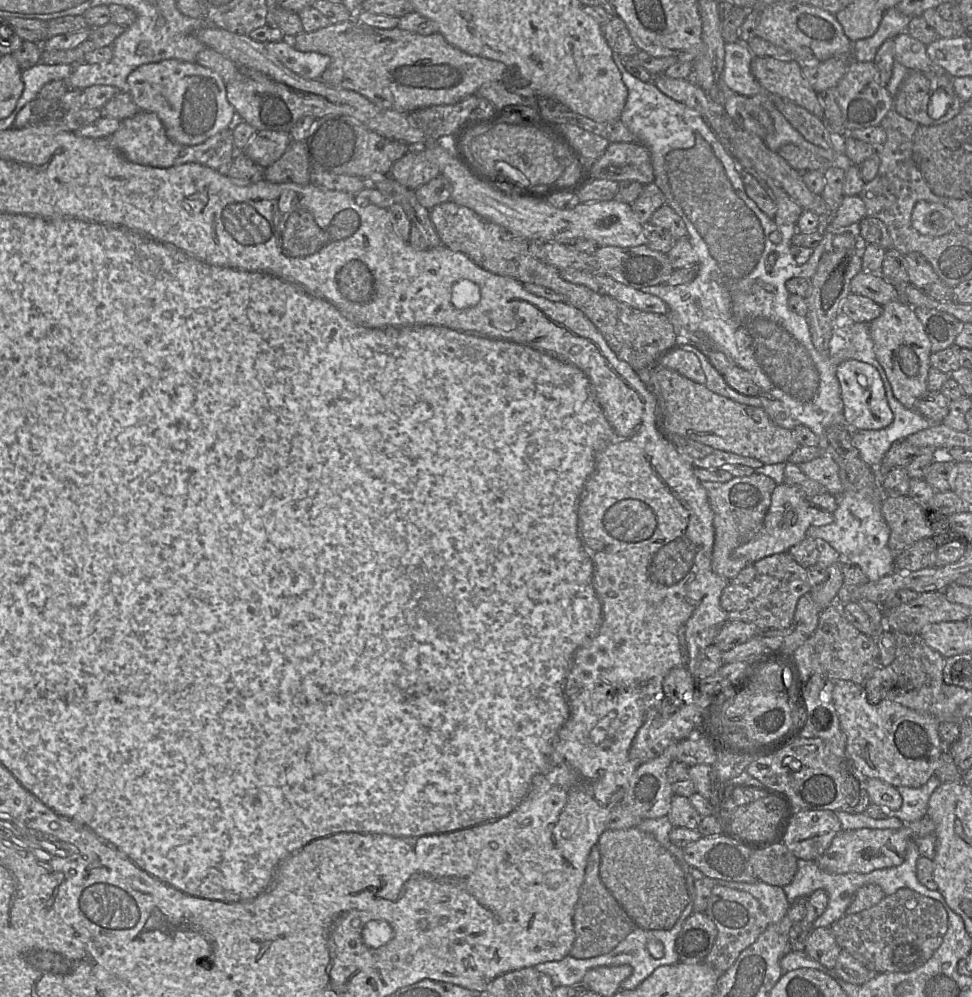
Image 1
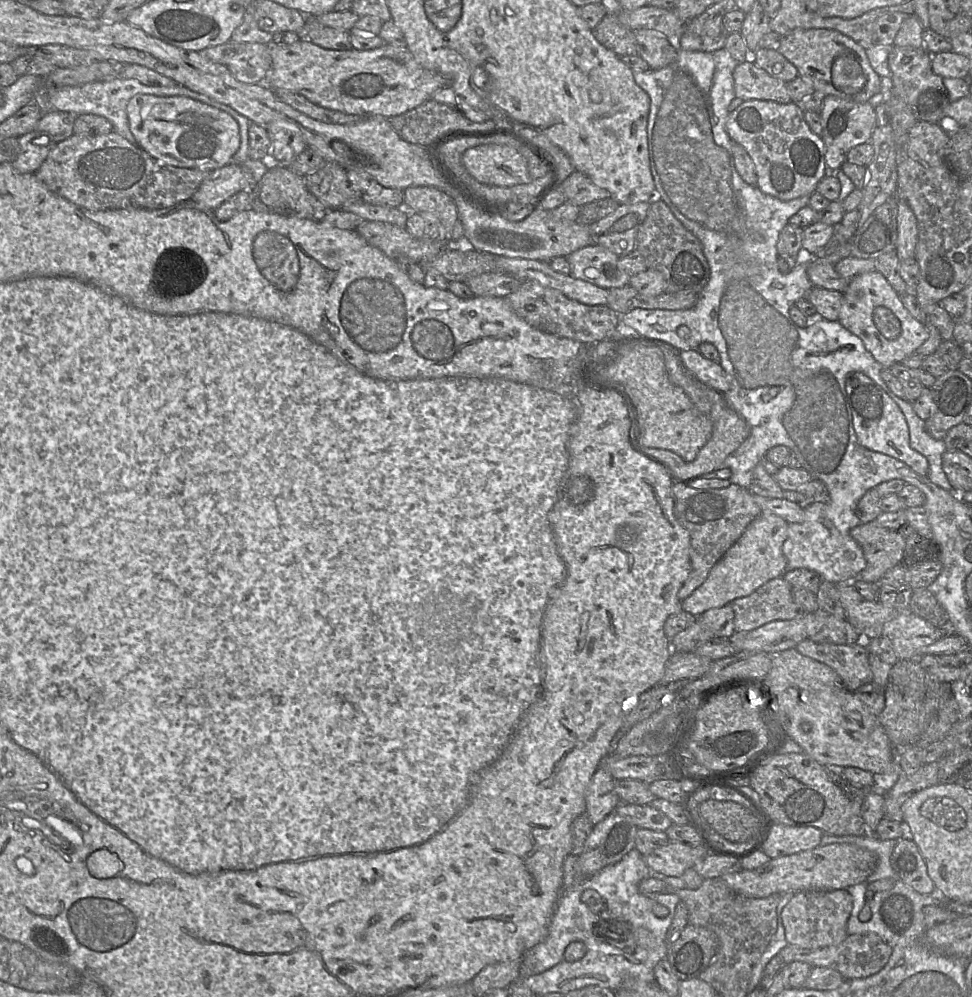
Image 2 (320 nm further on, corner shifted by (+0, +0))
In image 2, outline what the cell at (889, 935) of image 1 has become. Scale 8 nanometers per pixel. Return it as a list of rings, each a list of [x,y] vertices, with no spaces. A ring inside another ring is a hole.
[[[853,934],[838,945],[825,948],[804,949],[787,945],[779,955],[785,965],[793,962],[804,962],[812,968],[831,968],[839,972],[846,980],[854,980],[870,977],[882,970],[887,964],[892,951],[892,947],[876,934]]]

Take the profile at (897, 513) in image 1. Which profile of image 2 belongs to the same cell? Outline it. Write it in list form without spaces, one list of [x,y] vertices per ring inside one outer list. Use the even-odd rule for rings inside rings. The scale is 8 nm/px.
[[[875,520],[858,523],[850,529],[850,535],[860,545],[866,560],[866,567],[859,573],[858,579],[865,582],[879,582],[889,569],[901,563],[905,549],[903,537],[891,529],[879,526]]]

